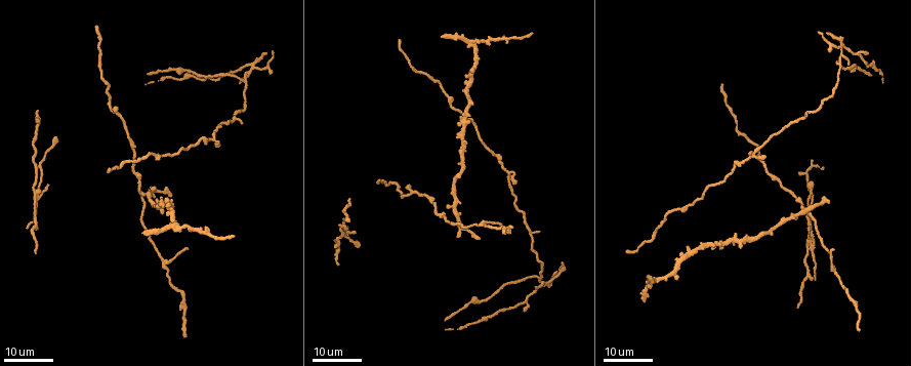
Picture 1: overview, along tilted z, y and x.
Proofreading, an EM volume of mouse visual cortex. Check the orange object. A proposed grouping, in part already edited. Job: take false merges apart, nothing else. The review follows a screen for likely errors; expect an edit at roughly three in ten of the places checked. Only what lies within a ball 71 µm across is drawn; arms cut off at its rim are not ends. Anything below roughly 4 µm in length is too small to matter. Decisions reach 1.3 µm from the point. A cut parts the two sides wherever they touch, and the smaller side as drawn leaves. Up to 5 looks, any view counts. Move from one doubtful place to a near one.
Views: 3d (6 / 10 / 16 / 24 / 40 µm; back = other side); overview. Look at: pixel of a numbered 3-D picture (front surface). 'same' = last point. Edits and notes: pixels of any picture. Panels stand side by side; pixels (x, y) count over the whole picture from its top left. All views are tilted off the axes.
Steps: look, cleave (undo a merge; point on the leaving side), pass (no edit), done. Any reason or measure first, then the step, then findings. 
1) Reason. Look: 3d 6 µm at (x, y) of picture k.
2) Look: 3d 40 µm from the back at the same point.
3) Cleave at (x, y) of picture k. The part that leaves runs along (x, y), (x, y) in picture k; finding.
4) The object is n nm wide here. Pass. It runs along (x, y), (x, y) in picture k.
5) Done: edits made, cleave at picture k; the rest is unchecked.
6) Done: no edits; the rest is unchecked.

Thick turns thin. Look: 3d 24 µm at (651, 239) of picture 1.

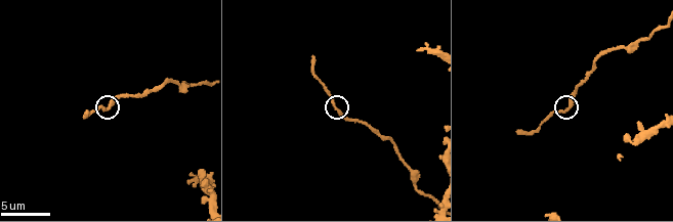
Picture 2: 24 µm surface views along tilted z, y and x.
Look: 3d 6 µm at (570, 106) of picture 2.

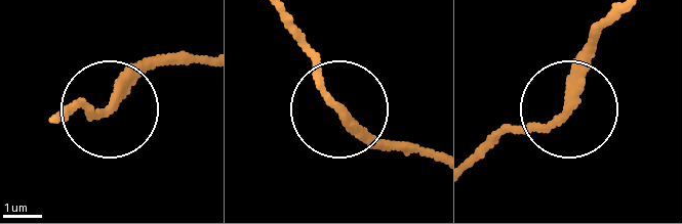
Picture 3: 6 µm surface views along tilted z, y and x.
The object is 250 nm wide here. Pass. All the same cell.

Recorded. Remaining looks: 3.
Four-way junction. Look: 3d 6 µm at (642, 134) of picture 2.

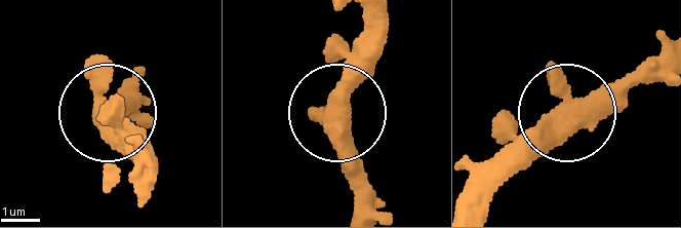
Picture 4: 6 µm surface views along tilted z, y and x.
The side arm is 25 µm long. Pass. It runs along (635, 73), (590, 91), (508, 165) in picture 4; all the same cell.

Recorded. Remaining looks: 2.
Three-way junction. Look: 3d 16 µm at (167, 261) of picture 1.

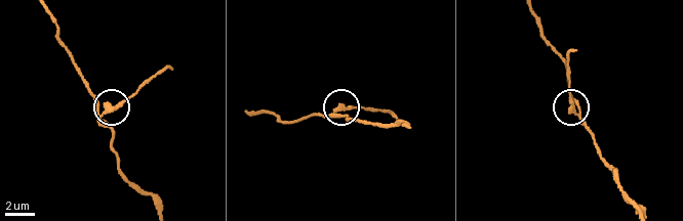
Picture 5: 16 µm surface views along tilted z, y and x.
Zoom in. Look: 3d 10 µm at (571, 107) of picture 5.

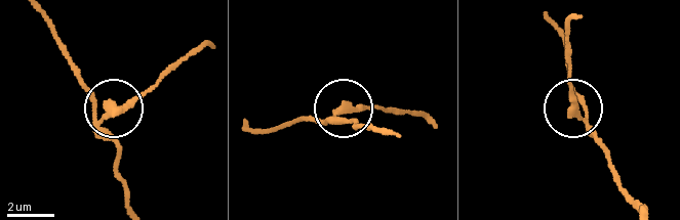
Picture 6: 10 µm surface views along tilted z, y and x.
The side arm is 6 µm long. Cleave at (127, 102) of picture 6. The part that leaves runs along (103, 121), (137, 102), (208, 45) in picture 6; a second cell is stuck on.

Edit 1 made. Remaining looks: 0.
Done: edits made, cleave at picture 6; the rest is unchecked.

